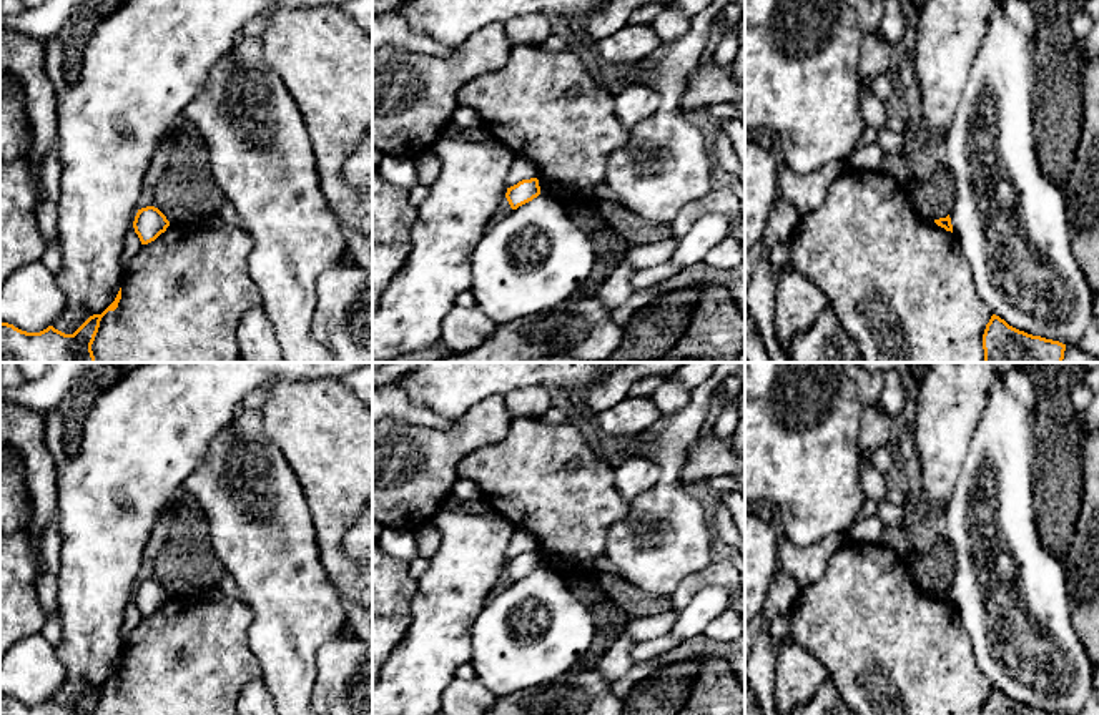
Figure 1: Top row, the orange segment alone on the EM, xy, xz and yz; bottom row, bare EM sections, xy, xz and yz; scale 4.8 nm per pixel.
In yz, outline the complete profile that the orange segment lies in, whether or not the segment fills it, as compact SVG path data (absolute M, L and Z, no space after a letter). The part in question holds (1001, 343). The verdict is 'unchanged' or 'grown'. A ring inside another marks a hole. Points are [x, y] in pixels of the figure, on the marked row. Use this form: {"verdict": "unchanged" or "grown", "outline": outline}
{"verdict": "unchanged", "outline": "M993 314L983 349L984 362L1062 362L1066 344L1019 331Z"}

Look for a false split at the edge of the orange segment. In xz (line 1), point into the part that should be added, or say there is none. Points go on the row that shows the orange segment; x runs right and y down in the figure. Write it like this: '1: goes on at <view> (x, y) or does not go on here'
1: does not go on here

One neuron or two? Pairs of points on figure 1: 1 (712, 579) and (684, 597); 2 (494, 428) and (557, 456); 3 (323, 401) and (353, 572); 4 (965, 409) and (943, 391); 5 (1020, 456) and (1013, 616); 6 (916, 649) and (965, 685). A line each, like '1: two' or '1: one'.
1: one
2: two
3: one
4: one
5: one
6: one

